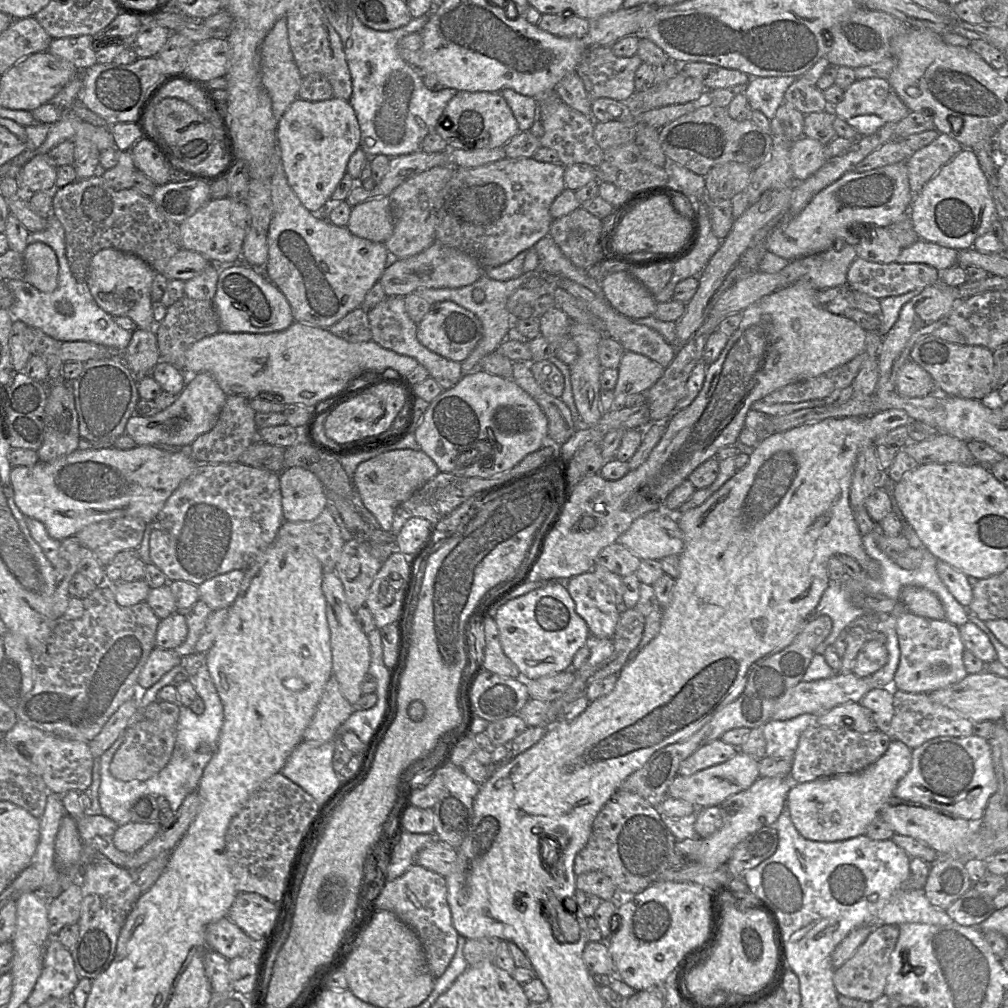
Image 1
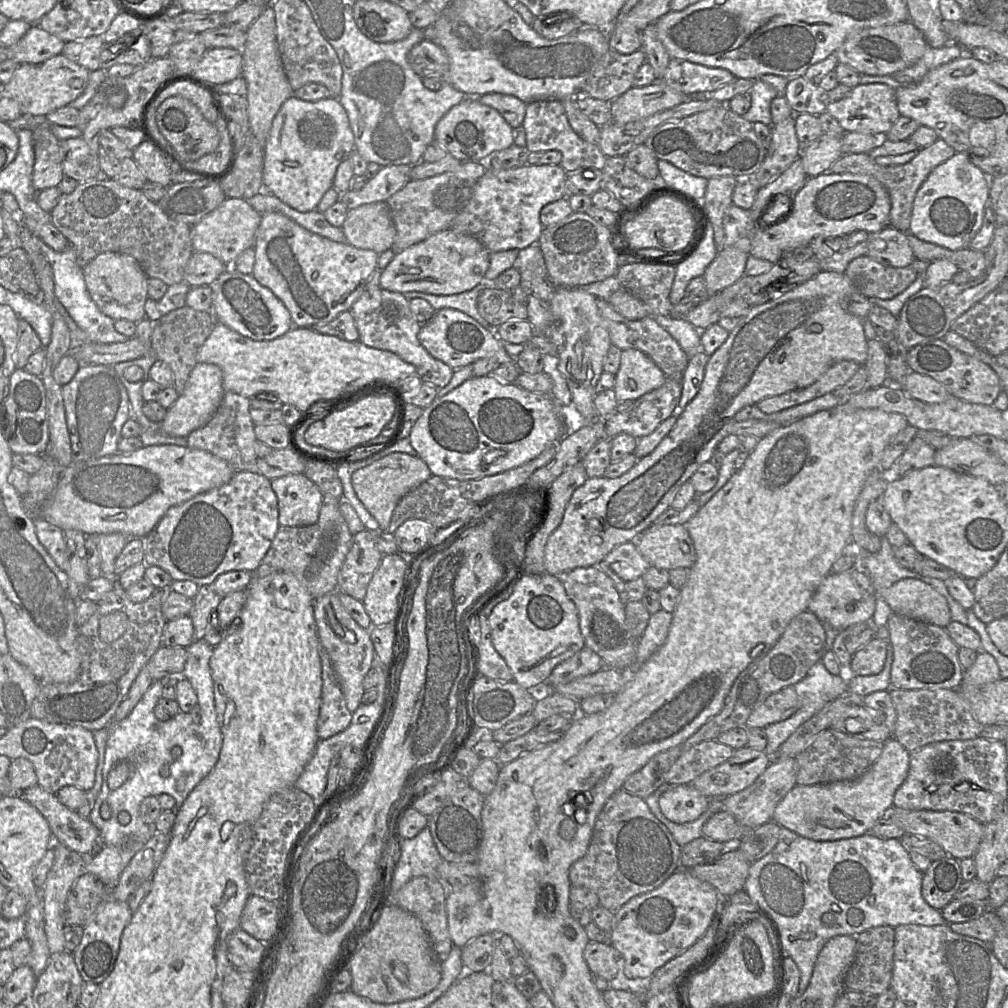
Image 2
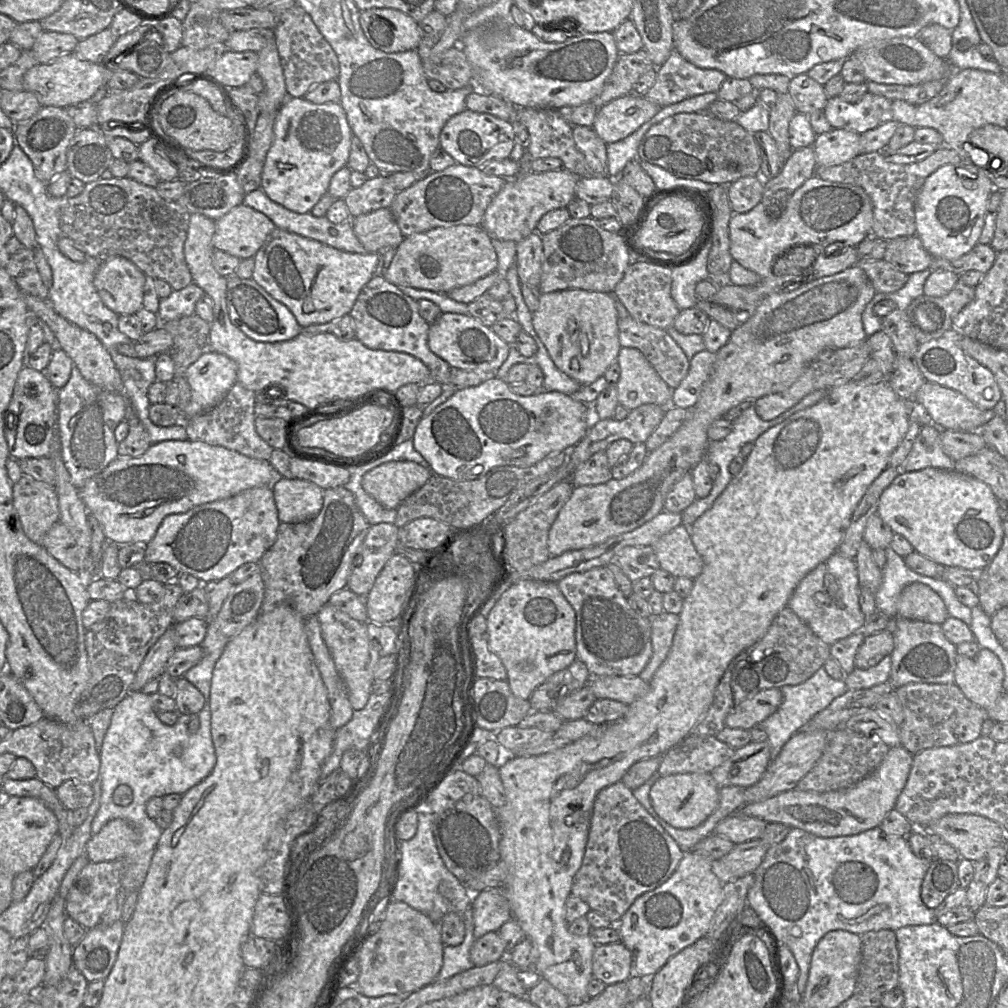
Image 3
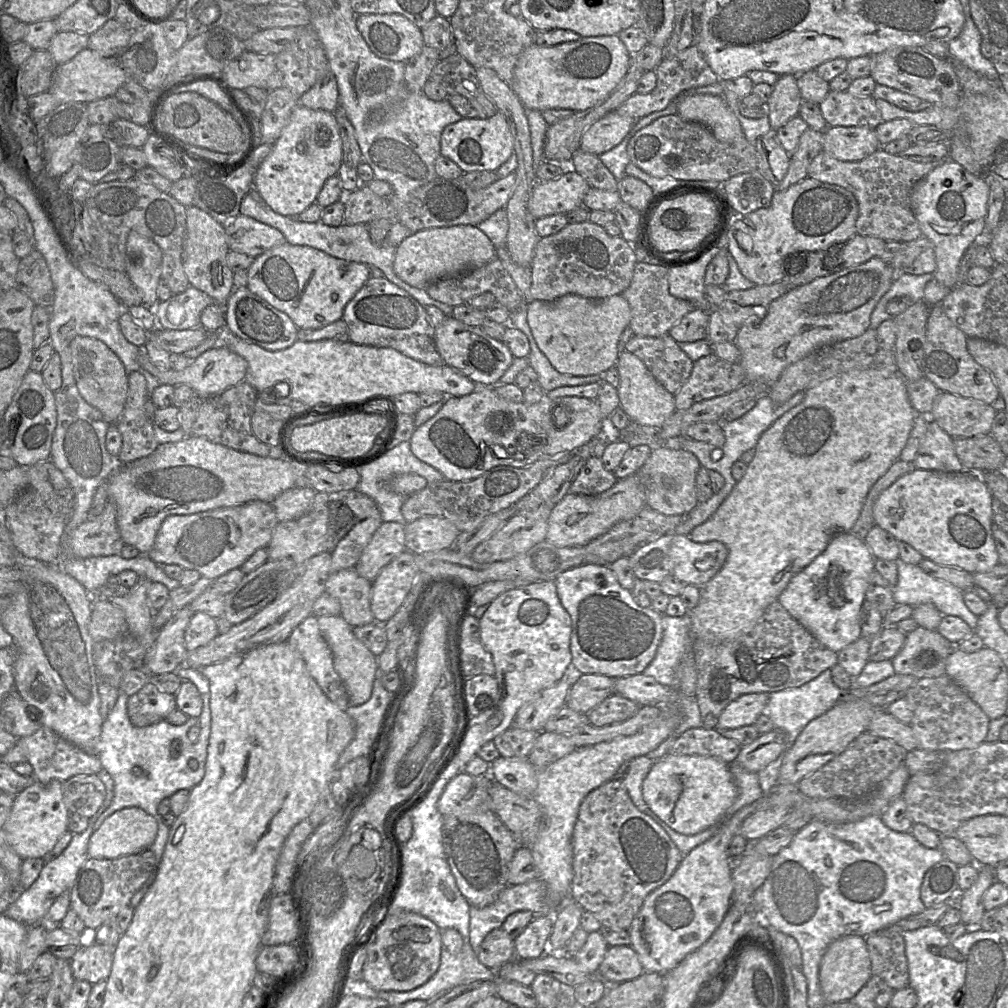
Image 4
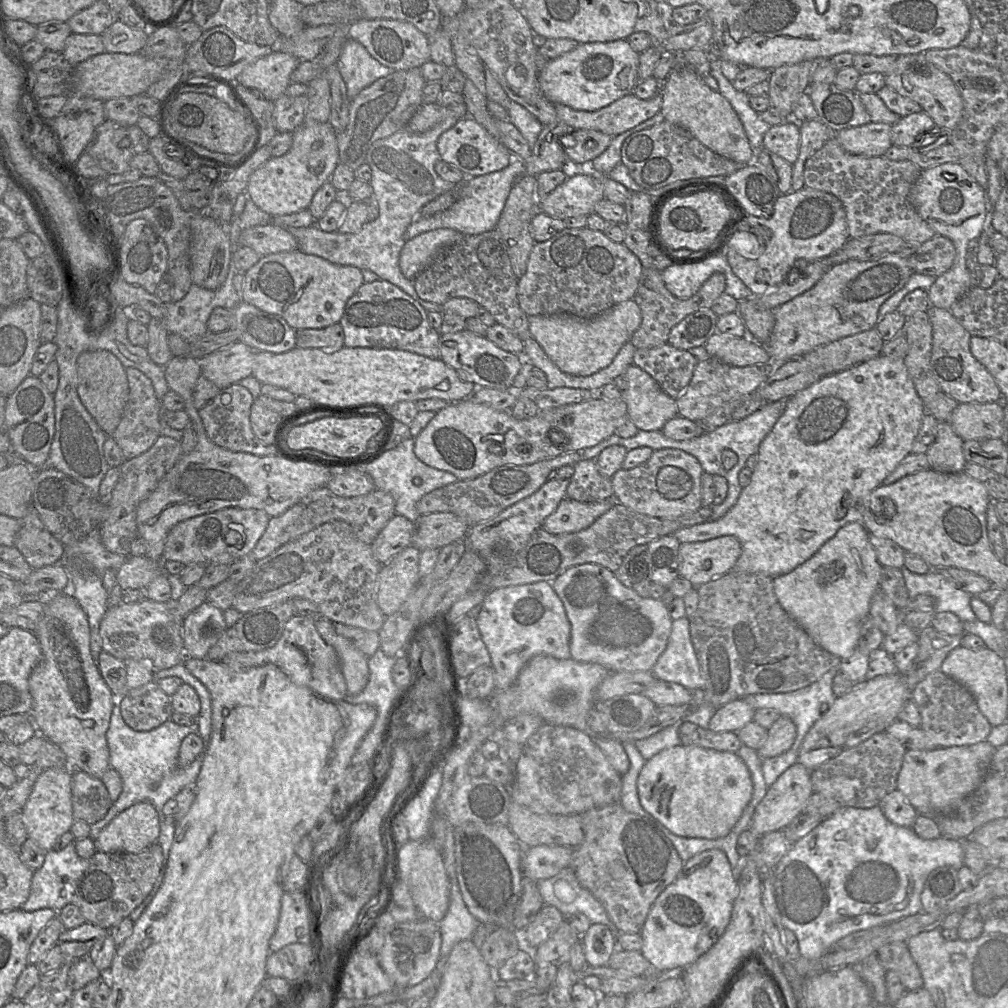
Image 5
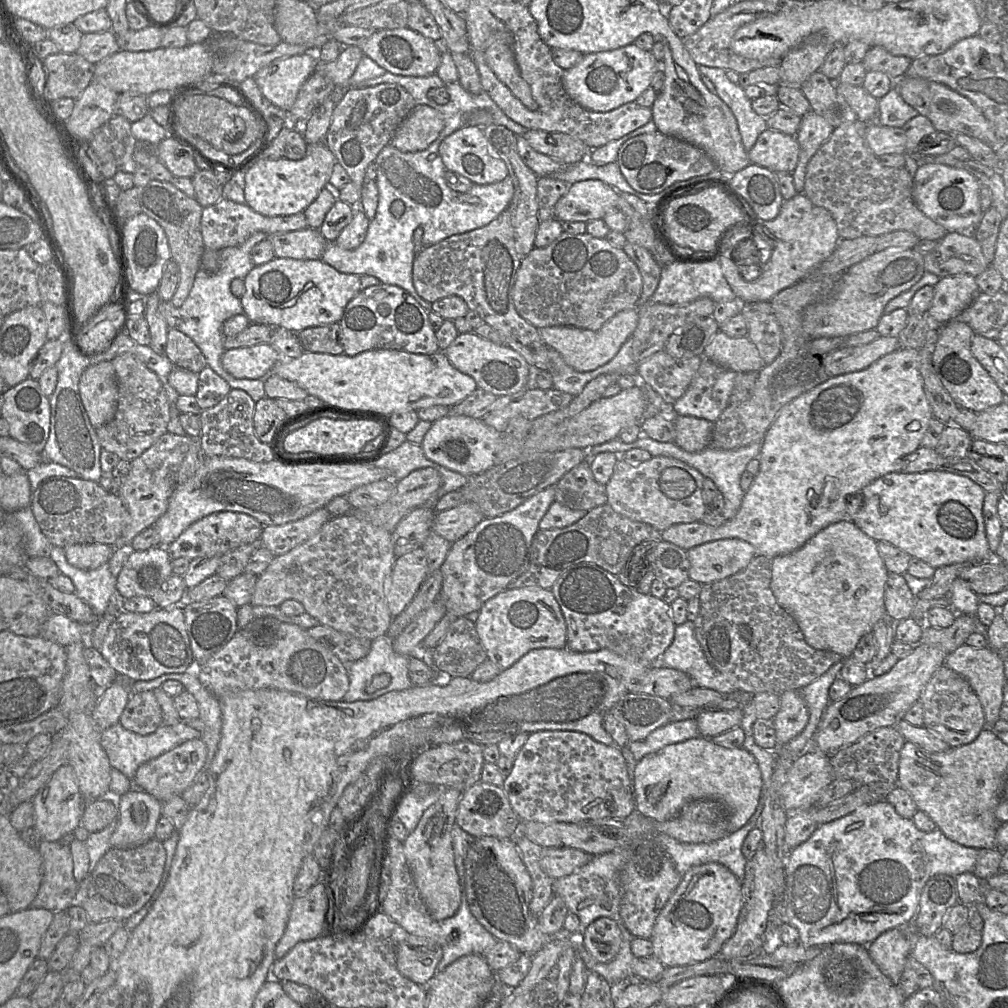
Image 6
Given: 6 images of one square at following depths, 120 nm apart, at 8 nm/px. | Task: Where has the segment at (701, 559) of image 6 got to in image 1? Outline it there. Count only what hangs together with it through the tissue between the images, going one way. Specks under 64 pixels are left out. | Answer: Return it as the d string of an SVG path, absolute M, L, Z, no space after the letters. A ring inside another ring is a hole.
M665 510L651 511L637 518L616 543L629 549L641 560L660 561L667 556L679 556L684 549L683 533L678 526L675 514Z

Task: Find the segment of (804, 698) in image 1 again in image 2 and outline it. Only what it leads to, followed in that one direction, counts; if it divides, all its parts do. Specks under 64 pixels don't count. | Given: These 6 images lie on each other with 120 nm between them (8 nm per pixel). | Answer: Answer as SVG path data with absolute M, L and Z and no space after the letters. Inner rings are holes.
M793 685L769 695L749 716L745 727L764 728L768 724L784 721L799 708L800 700Z

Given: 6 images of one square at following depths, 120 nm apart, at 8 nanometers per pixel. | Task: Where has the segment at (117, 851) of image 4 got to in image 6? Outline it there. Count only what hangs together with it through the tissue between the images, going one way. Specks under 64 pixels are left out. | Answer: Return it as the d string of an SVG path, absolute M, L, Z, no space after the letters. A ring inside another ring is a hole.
M136 787L116 799L118 819L117 828L110 838L111 847L134 848L155 838L162 802Z

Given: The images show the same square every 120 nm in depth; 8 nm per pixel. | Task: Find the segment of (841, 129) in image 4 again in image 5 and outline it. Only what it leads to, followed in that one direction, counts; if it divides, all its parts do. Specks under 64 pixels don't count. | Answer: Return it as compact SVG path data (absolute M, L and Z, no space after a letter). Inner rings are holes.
M870 121L861 126L842 129L833 133L833 136L848 153L859 156L883 156L893 145L891 126Z

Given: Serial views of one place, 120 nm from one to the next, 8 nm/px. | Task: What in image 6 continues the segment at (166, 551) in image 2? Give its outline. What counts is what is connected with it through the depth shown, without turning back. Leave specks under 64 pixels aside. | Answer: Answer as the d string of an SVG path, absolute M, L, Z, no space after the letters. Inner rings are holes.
M223 511L210 514L190 525L168 546L172 559L222 557L228 552L246 544L258 544L264 526L250 515Z

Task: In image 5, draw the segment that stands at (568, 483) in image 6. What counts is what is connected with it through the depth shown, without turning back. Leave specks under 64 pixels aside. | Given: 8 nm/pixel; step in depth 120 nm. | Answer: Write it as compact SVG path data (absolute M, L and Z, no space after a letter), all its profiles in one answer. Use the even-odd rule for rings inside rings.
M581 459L567 487L566 498L579 502L597 502L614 497L611 478L600 473L595 460Z

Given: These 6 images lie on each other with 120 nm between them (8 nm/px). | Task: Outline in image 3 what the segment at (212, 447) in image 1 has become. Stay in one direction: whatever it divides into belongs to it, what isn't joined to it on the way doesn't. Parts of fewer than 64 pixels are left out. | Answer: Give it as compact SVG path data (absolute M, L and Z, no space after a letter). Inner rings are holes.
M236 382L217 406L191 419L184 420L188 440L203 441L210 445L237 451L251 458L269 461L274 448L256 432L255 404L256 393Z

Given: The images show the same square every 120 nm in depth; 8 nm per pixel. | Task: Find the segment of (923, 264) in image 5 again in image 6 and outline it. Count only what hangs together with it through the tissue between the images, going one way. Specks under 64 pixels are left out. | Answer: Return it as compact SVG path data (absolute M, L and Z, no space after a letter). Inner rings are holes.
M947 232L931 251L923 255L925 271L940 278L959 274L969 274L976 277L990 265L973 235L959 232Z

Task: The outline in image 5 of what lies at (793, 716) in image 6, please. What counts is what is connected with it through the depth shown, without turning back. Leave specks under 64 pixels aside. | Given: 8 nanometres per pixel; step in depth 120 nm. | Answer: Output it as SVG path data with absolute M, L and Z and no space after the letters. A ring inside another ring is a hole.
M780 715L767 730L767 739L757 750L762 759L775 757L788 751L797 736L794 722L784 715Z

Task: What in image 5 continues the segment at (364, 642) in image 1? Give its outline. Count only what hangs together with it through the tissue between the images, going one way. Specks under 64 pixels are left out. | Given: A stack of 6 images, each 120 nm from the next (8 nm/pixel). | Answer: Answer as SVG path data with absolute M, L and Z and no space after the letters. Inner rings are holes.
M325 617L315 622L324 641L336 652L342 674L344 676L348 695L360 693L368 683L368 657L357 649L349 640L338 635L334 623Z

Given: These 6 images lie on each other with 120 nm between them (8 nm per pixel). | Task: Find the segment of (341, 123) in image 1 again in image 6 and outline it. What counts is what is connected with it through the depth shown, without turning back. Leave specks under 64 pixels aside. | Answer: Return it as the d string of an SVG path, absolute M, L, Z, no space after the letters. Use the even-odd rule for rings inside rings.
M325 142L308 144L305 156L300 160L289 160L284 157L278 159L260 159L243 173L243 191L245 204L253 211L266 216L289 216L304 212L323 189L331 176L336 158Z

